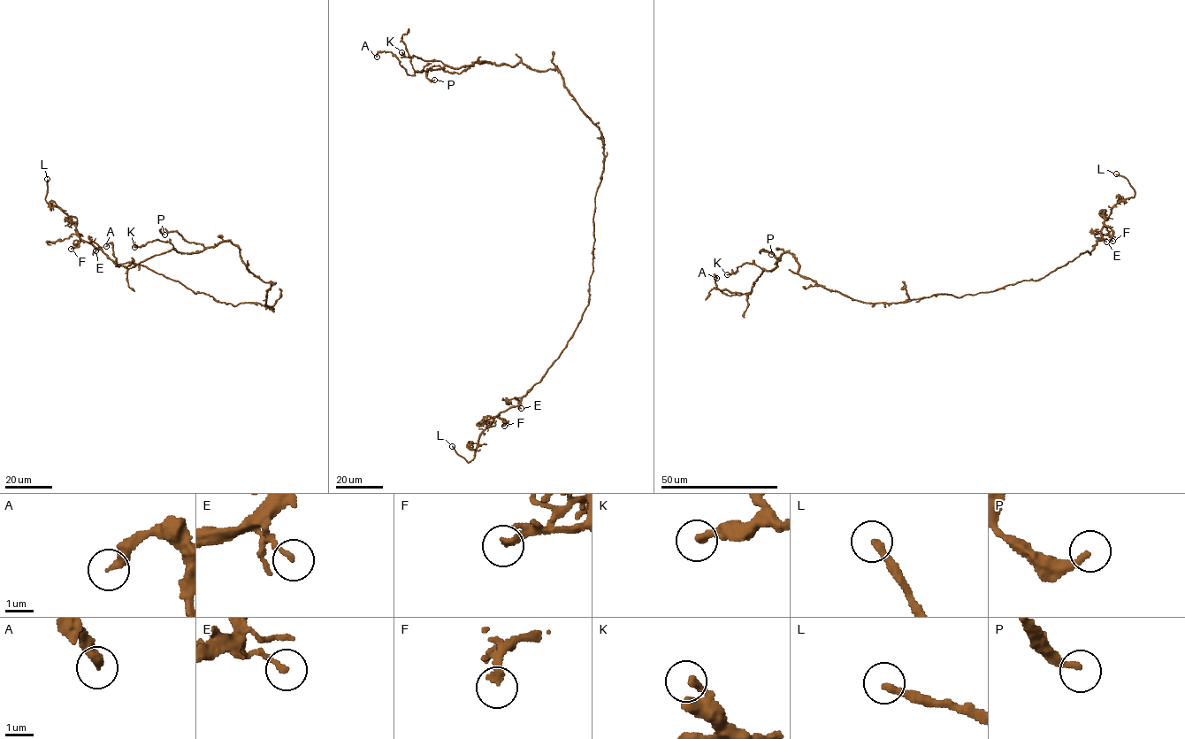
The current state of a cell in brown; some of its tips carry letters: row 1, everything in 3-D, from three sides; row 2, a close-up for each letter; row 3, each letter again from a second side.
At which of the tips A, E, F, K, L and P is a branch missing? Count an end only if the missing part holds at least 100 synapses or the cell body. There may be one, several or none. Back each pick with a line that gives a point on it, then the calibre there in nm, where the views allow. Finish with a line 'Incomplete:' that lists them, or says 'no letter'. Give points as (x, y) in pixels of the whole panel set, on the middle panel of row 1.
L: (452, 446) | 280 nm
Incomplete: L

